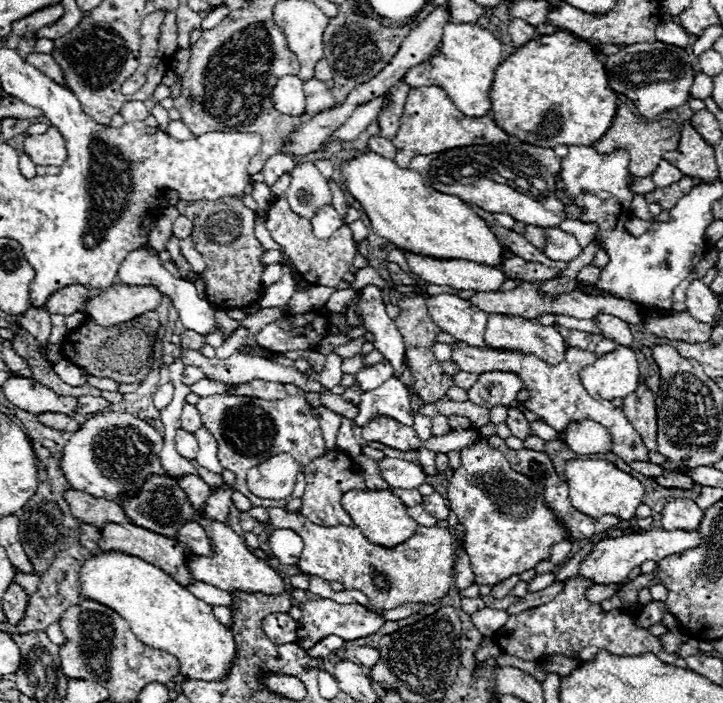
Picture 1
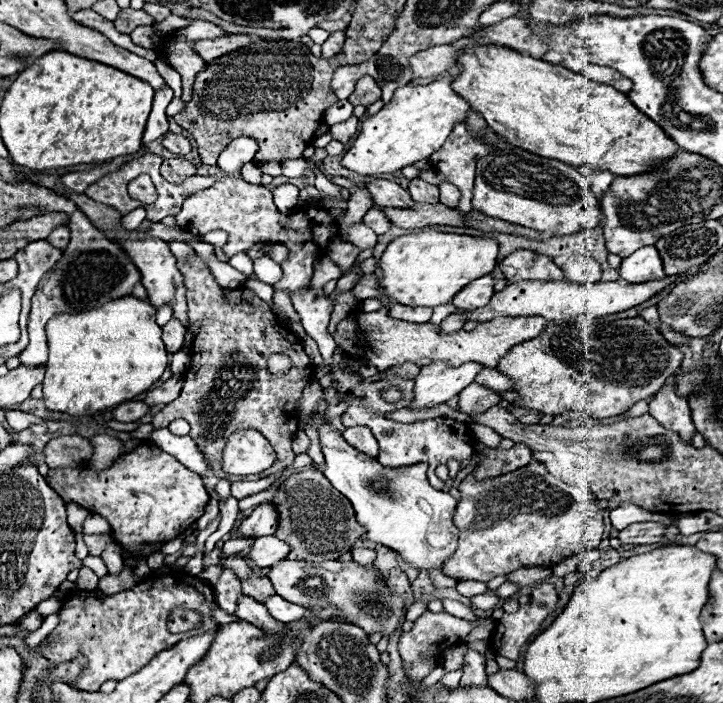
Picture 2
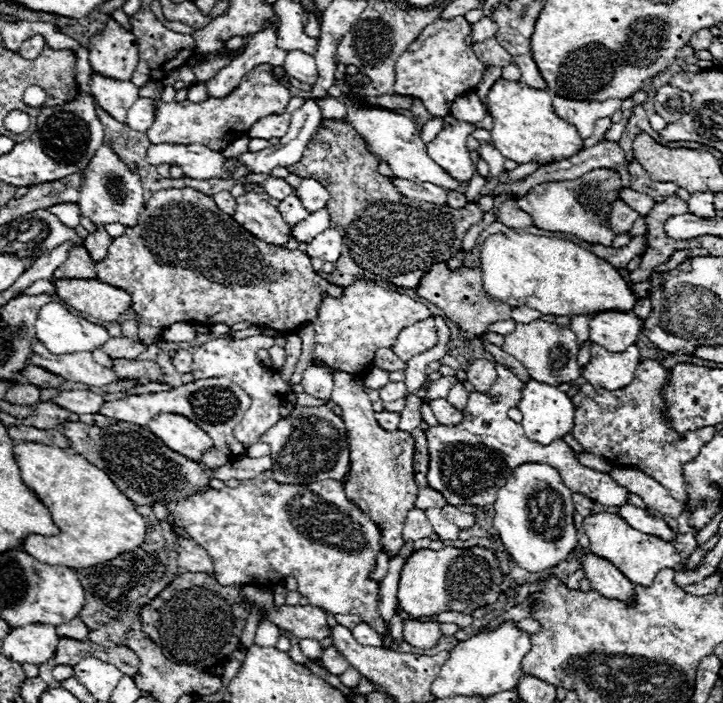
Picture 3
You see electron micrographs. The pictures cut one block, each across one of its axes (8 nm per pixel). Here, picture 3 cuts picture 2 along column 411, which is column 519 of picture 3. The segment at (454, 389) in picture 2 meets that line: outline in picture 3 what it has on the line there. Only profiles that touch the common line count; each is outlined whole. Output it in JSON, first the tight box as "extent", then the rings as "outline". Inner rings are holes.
{"extent":[518,380,576,444],"outline":[[[530,380],[522,390],[522,400],[520,400],[518,408],[524,414],[522,428],[524,428],[526,436],[538,444],[552,444],[554,440],[560,440],[562,436],[572,434],[576,408],[574,408],[572,400],[564,392],[560,392],[558,388]]]}

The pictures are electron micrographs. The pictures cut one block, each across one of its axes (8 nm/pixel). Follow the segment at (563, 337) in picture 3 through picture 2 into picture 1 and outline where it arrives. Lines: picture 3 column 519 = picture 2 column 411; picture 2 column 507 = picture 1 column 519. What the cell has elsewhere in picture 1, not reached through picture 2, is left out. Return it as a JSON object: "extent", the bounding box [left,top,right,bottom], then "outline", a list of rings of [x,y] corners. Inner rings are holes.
{"extent":[486,314,566,364],"outline":[[[490,314],[486,324],[486,344],[496,350],[512,350],[520,354],[536,354],[548,364],[560,364],[566,354],[566,342],[554,326],[542,326],[538,320],[526,320],[520,316]]]}

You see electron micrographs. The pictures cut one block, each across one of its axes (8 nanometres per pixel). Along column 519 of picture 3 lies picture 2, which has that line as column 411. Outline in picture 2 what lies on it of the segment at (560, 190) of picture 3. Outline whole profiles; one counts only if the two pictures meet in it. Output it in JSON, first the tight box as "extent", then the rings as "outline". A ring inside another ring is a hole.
{"extent":[368,178,412,208],"outline":[[[376,178],[368,184],[368,192],[372,194],[374,202],[378,206],[394,206],[394,208],[408,208],[412,206],[412,198],[410,194],[398,186],[398,184],[392,184],[390,180],[382,180],[382,178]]]}

